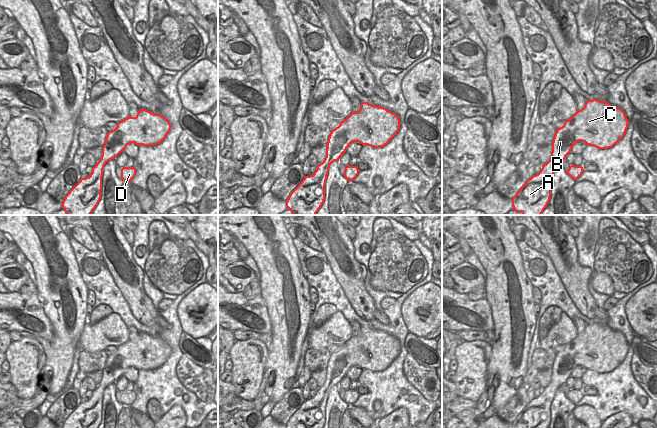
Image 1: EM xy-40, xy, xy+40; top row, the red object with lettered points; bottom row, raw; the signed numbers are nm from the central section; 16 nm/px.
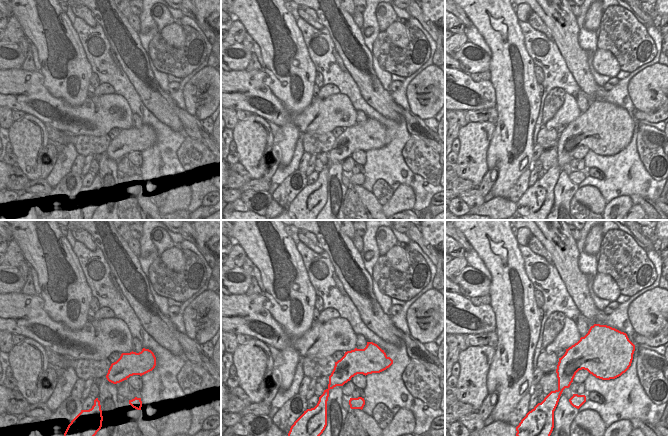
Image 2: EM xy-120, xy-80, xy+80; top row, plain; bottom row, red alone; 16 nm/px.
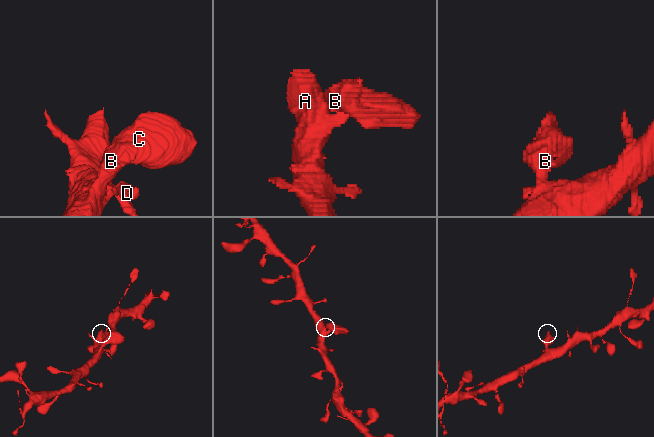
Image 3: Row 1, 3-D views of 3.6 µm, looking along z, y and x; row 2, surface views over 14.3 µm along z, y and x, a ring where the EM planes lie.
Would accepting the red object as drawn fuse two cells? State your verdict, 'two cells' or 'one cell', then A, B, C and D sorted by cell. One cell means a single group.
one cell; groups A B C D

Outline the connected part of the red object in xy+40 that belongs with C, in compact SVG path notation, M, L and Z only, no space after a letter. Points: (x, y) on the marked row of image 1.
M597 99L586 100L585 106L581 110L577 110L570 119L564 122L562 127L556 129L550 160L542 165L540 172L528 179L512 198L513 209L522 215L541 215L550 201L550 183L555 169L559 163L565 160L574 144L582 141L598 149L612 148L624 137L628 124L629 121L621 108Z

